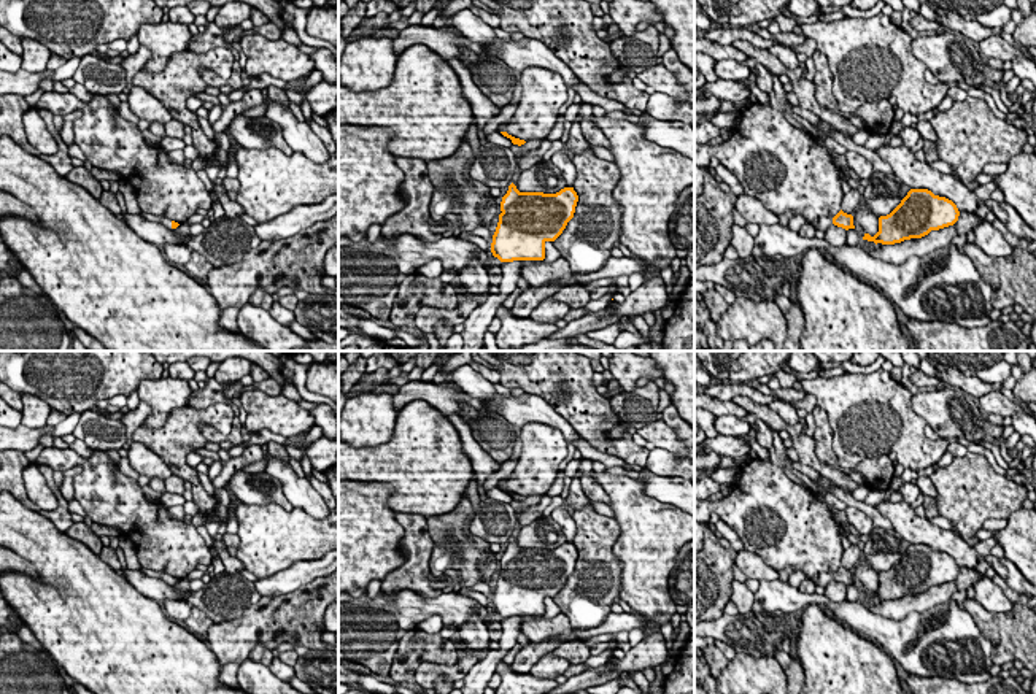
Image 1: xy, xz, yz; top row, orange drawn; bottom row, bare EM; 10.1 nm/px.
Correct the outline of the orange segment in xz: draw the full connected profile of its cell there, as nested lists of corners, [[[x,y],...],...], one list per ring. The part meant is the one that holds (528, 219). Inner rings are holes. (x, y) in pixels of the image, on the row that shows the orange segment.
[[[512,183],[501,202],[491,253],[501,262],[543,260],[545,243],[555,241],[574,218],[574,187],[556,194],[520,192]]]

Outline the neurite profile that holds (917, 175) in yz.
[[[887,143],[876,152],[891,165],[893,173],[910,189],[928,189],[934,195],[952,200],[960,213],[977,213],[979,199],[976,192],[969,191],[953,175],[941,173],[928,162],[917,160],[915,154],[904,145],[893,148]]]

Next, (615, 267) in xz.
[[[610,257],[607,264],[599,268],[597,272],[588,273],[588,275],[577,275],[577,284],[588,284],[591,281],[601,280],[601,278],[620,278],[623,275],[631,273],[647,273],[648,267],[640,259],[632,257]]]

